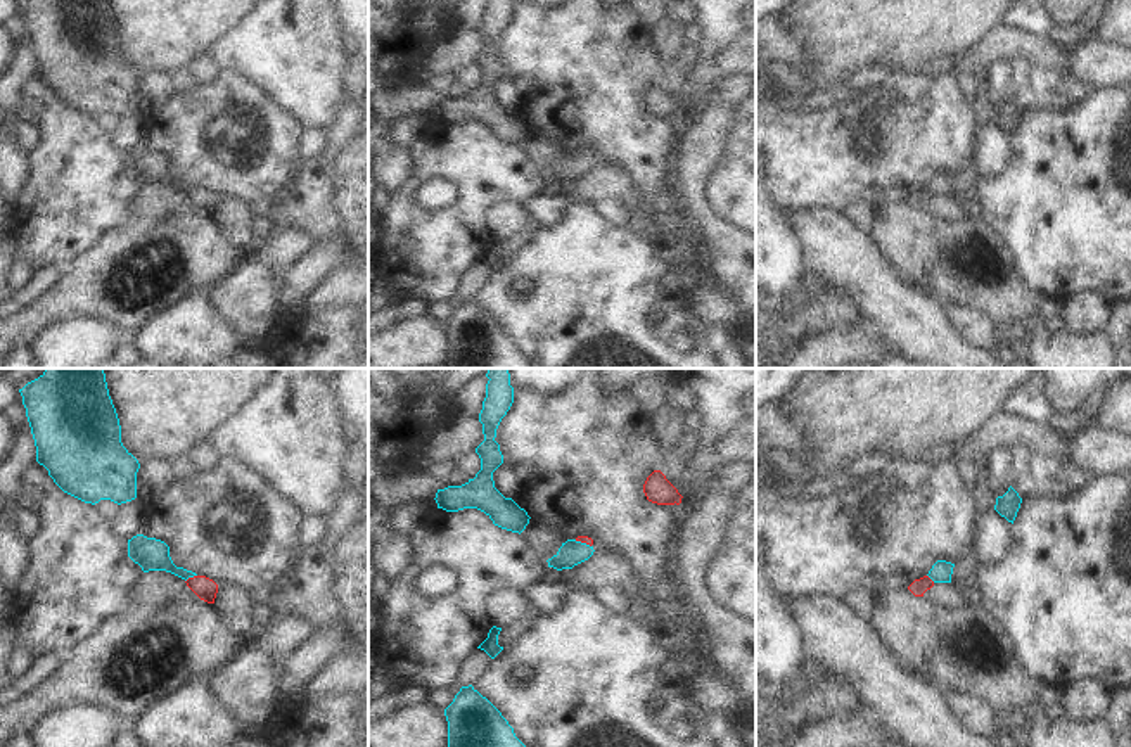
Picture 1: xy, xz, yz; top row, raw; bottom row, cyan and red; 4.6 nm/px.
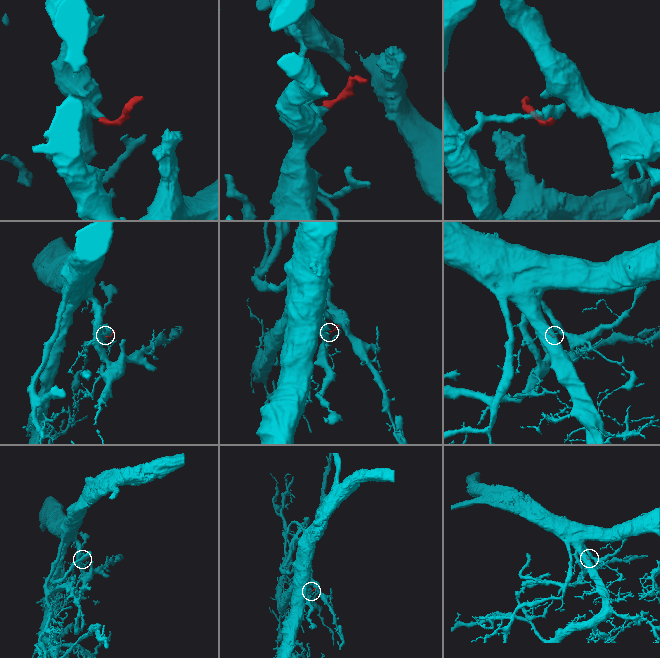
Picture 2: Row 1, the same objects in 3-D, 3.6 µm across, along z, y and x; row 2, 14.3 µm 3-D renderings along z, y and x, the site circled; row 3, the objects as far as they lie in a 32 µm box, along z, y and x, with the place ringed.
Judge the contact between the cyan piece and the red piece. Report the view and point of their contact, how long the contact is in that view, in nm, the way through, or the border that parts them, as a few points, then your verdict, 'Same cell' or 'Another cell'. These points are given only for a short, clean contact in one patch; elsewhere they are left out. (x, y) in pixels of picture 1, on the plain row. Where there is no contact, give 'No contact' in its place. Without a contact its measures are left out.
Touches cyan at xy (191, 189). Shared border 70 nm. Path across: xy (151, 166), (170, 180), (191, 189), (204, 201). Same cell.

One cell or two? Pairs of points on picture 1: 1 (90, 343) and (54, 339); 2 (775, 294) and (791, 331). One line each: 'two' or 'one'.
1: one
2: two

